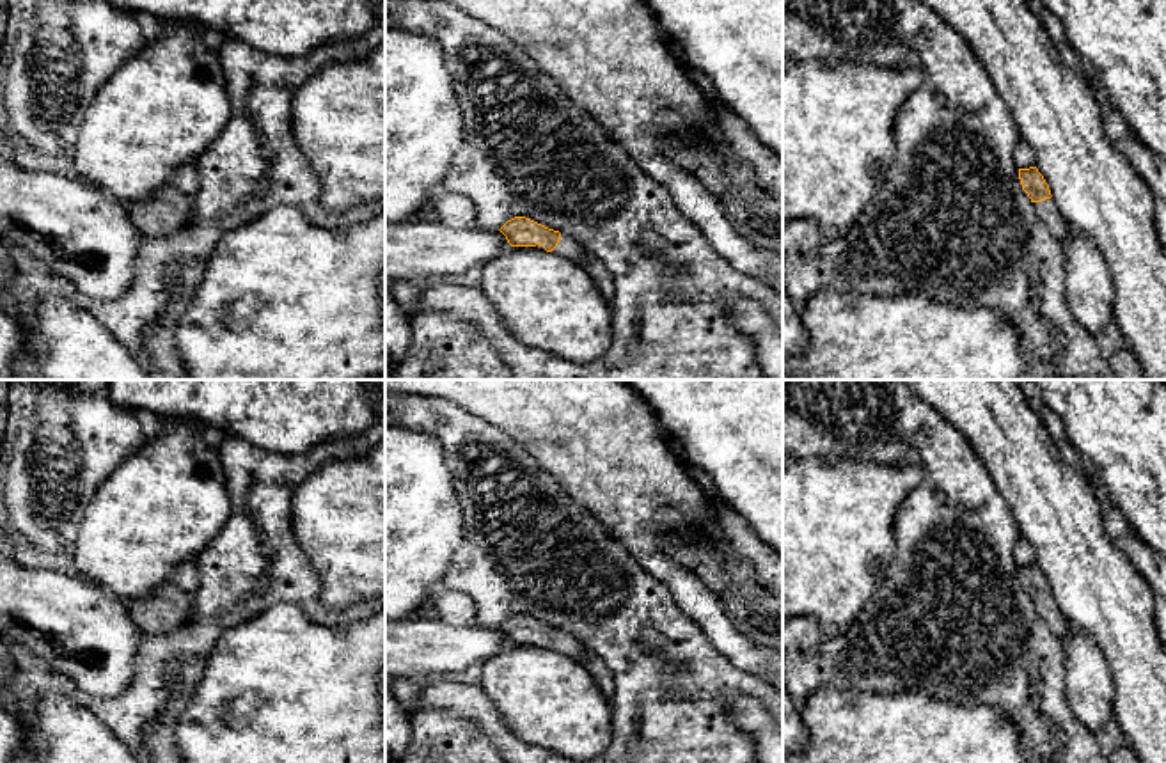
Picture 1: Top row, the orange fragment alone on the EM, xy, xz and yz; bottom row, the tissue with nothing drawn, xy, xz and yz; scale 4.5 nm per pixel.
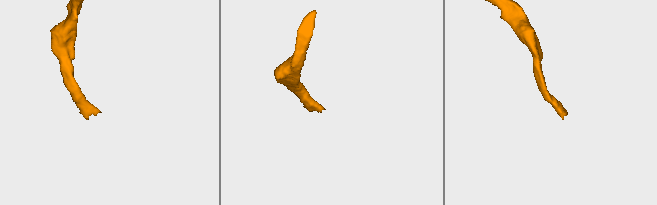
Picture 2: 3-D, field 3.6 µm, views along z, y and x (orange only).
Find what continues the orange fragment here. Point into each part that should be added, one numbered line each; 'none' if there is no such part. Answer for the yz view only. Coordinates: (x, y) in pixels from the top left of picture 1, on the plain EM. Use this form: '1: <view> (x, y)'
1: yz (1046, 607)

